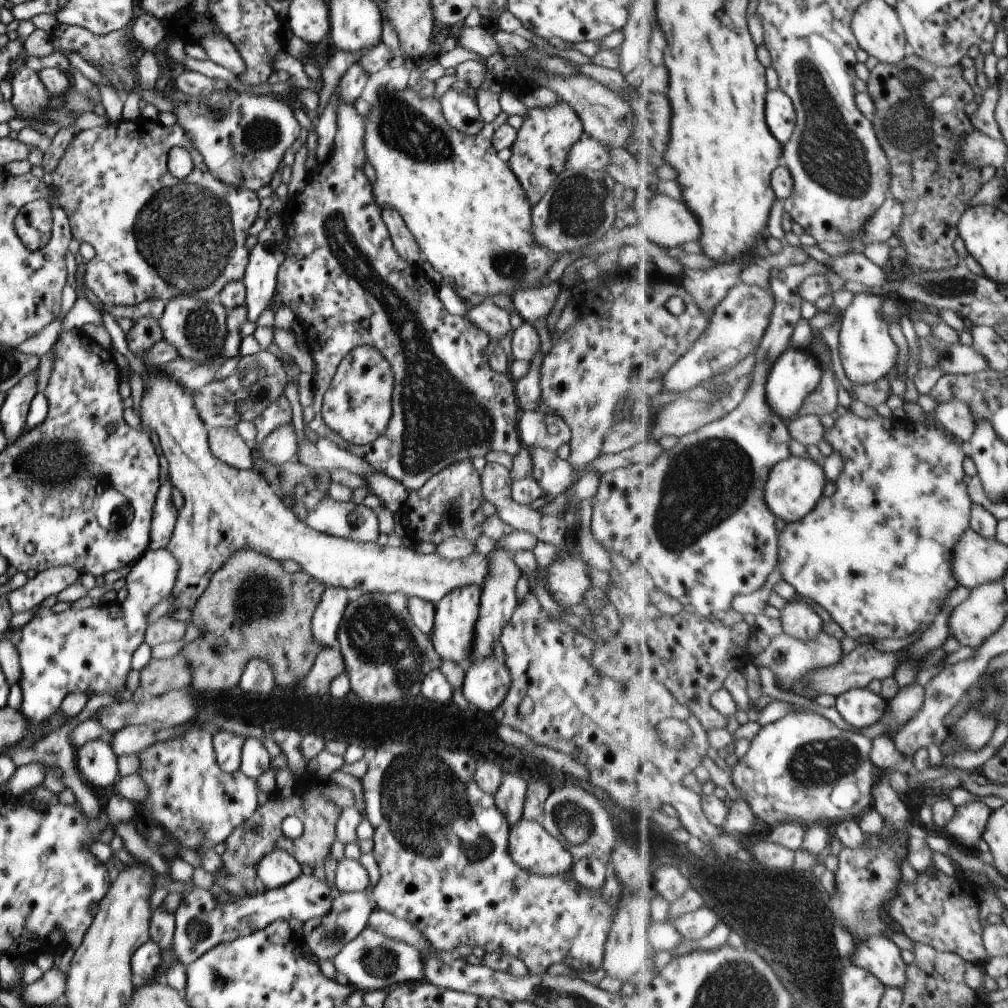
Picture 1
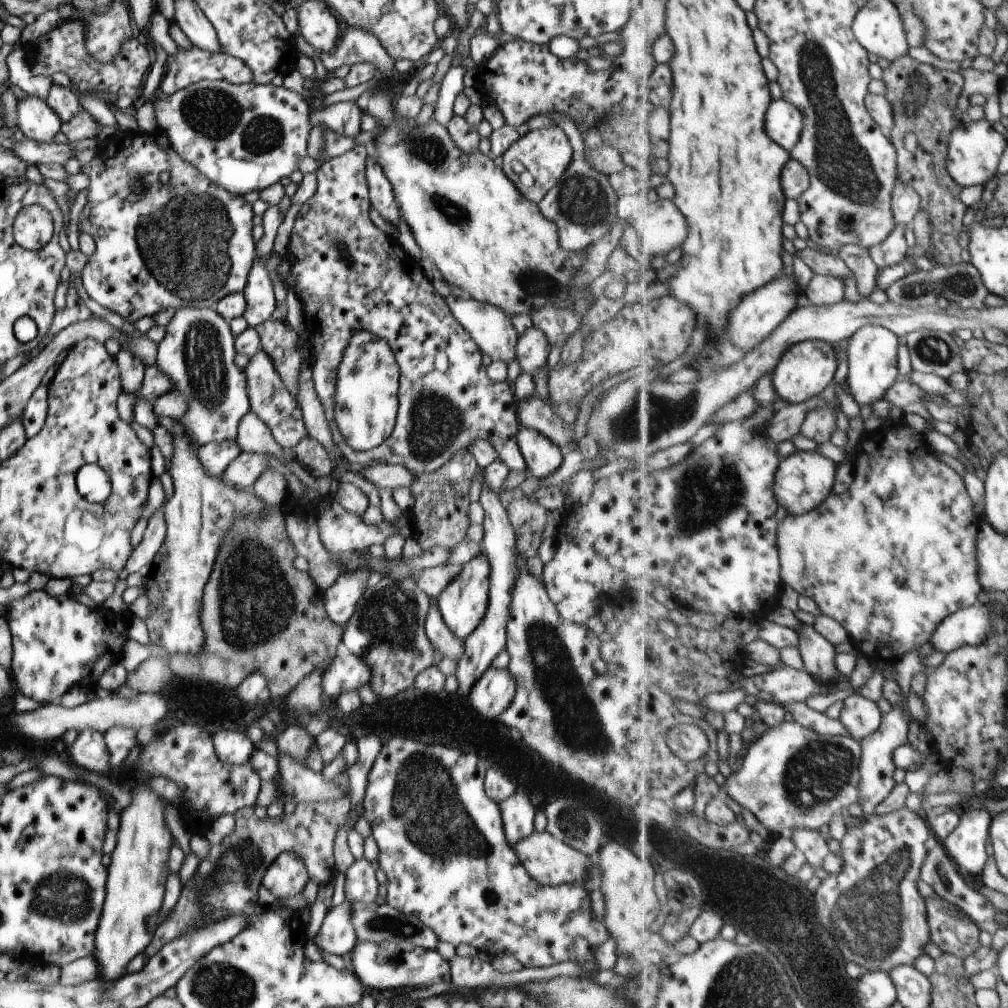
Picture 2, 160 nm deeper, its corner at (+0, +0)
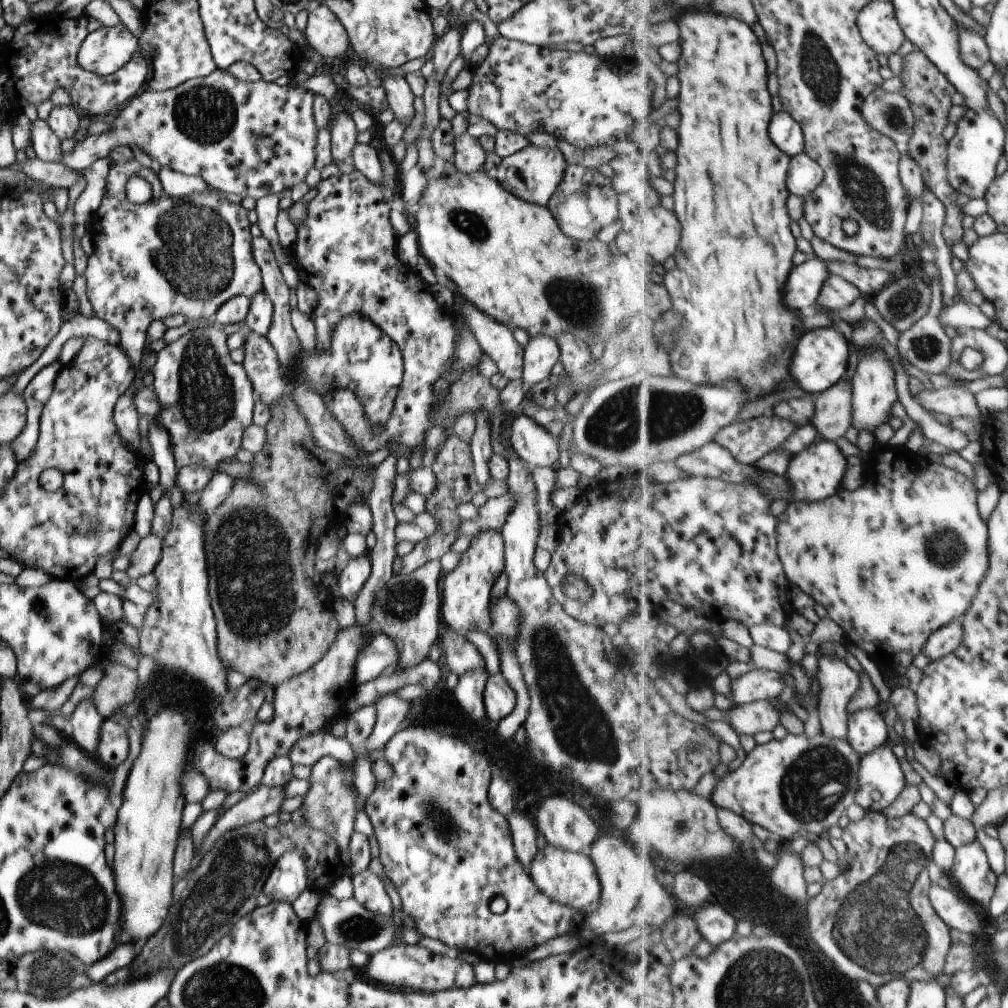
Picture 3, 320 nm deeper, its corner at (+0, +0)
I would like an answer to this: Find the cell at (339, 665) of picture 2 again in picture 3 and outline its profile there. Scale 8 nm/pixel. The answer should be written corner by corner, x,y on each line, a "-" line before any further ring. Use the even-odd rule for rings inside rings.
377,633
359,651
354,664
354,682
361,684
377,678
385,668
398,665
398,652
394,640
383,633

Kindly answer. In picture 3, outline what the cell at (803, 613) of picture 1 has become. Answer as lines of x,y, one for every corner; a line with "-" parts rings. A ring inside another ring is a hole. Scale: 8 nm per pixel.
819,654
817,674
822,686
818,711
824,734
832,739
848,738
849,703
862,685
861,676
845,661

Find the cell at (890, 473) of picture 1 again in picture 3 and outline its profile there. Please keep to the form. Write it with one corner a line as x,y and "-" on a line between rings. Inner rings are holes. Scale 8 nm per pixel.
890,442
877,445
877,448
870,451
869,462
864,464
866,482
859,490
849,492
843,487
835,496
831,496
831,500
823,500
819,504
807,504
805,501
795,500
787,506
785,512
778,516
778,553
790,582
824,606
828,616
843,627
846,639
865,650
878,668
907,669
913,664
915,656
923,652
926,642
935,631
962,619
969,612
975,595
978,594
979,587
982,586
983,579
990,570
990,525
980,511
977,502
978,491
968,476
941,462
930,461
927,456
909,450
906,444
898,447
891,446

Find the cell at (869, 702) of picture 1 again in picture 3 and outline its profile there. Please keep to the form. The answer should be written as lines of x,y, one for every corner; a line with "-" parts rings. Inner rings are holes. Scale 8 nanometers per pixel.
863,709
850,713
848,740
861,756
868,755
888,742
889,728
879,710

